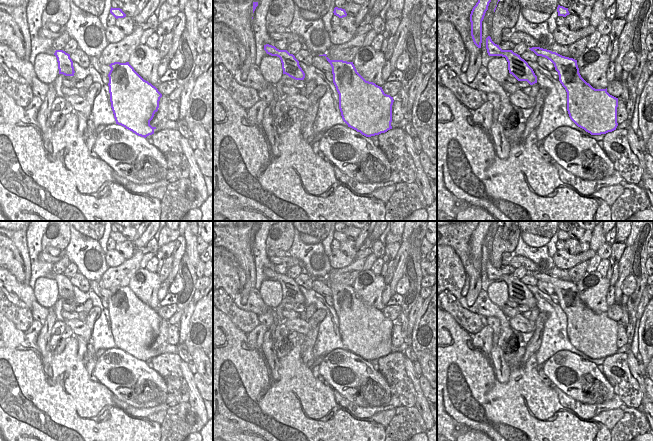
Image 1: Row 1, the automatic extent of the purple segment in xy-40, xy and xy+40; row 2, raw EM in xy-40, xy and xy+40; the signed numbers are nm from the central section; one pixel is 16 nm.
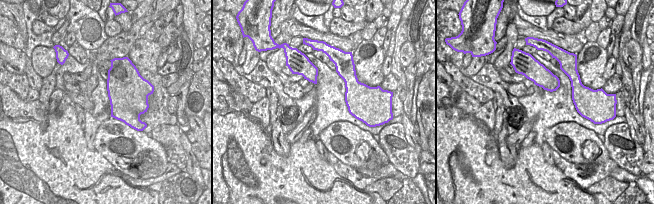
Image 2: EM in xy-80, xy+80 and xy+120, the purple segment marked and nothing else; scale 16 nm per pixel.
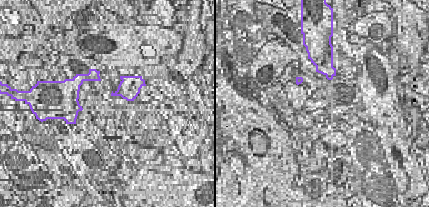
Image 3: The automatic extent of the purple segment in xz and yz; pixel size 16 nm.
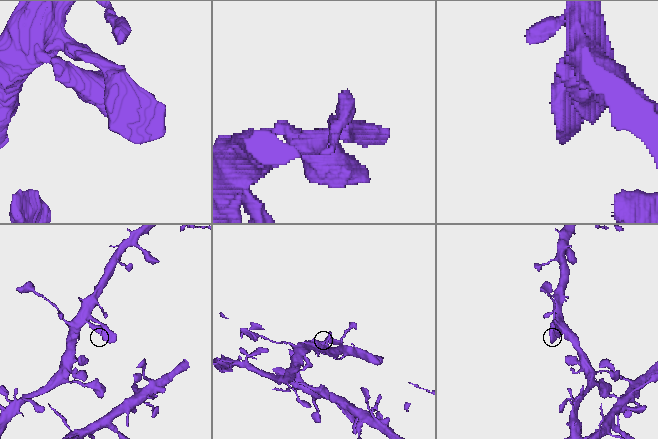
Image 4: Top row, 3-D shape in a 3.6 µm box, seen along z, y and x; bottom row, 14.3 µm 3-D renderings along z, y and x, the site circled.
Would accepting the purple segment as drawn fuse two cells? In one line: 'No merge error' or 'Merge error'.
No merge error.

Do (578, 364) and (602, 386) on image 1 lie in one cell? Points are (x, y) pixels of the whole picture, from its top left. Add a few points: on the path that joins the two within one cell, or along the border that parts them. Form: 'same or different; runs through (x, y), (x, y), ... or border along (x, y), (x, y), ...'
same; runs through (585, 367), (588, 367), (599, 379)

